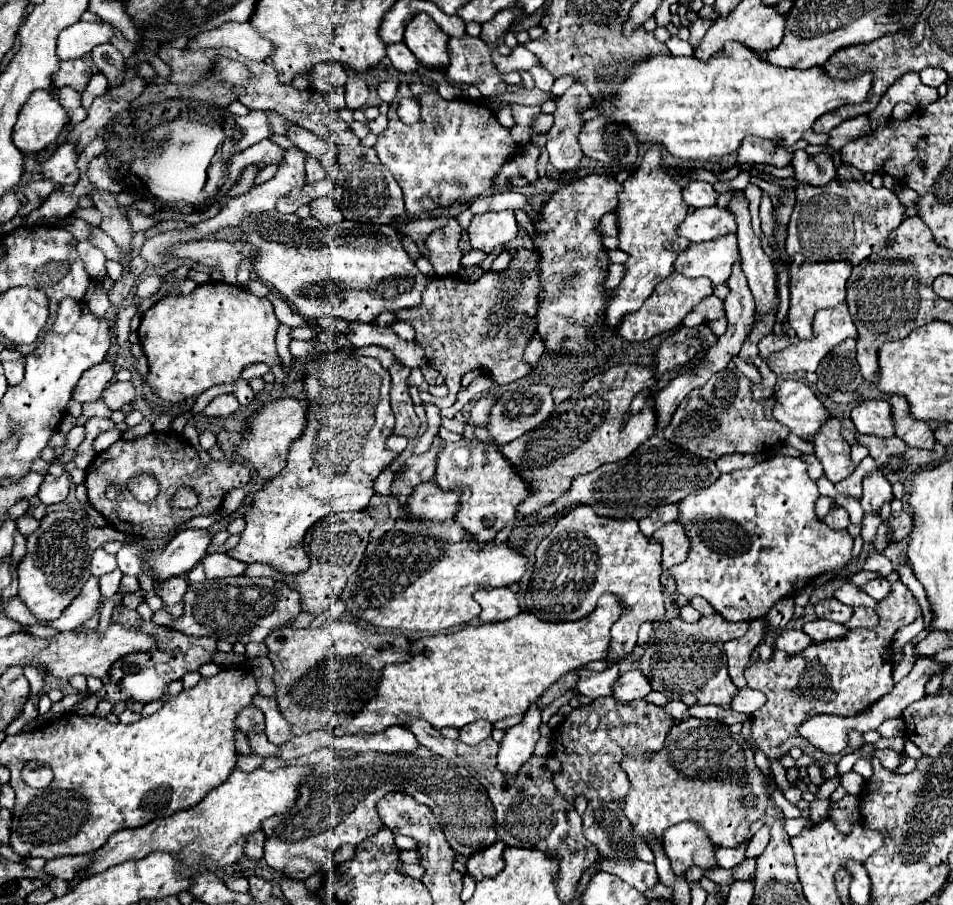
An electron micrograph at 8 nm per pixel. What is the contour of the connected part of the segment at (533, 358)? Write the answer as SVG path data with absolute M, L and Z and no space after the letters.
M538 336L536 338L534 337L525 349L524 359L527 363L535 366L545 351L546 348L542 339L538 338Z

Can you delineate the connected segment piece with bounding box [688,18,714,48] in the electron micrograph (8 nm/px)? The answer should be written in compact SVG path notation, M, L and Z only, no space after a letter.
M698 18L698 20L690 22L690 24L688 24L688 30L690 30L690 38L688 38L688 42L696 48L696 46L702 42L706 30L708 30L712 24L714 24L714 20L706 20L706 18Z

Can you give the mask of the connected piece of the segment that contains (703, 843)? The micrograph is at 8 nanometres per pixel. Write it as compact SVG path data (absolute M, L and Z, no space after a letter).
M680 822L664 832L664 852L670 858L676 874L686 872L692 864L710 868L716 866L714 846L710 844L704 830L692 822Z

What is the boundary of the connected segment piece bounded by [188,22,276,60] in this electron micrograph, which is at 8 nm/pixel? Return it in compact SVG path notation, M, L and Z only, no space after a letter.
M224 22L224 26L218 26L216 30L208 30L202 34L196 34L196 38L190 40L188 48L234 48L238 54L250 58L250 60L264 60L274 52L274 42L268 42L268 38L262 38L260 32L250 22Z

